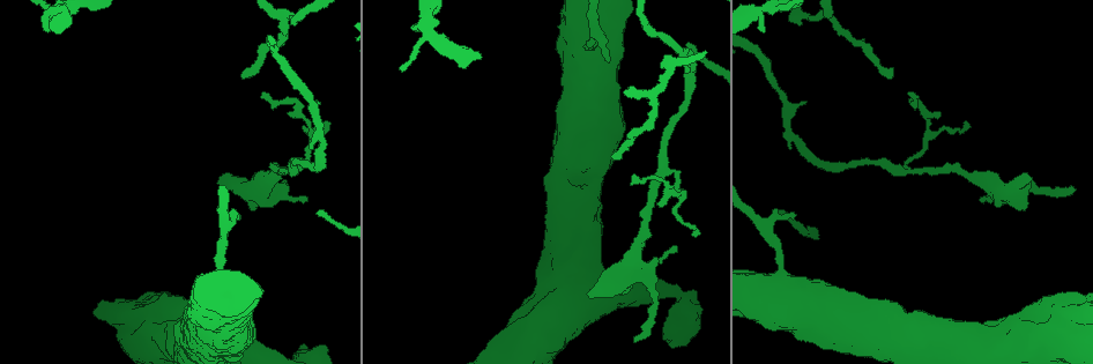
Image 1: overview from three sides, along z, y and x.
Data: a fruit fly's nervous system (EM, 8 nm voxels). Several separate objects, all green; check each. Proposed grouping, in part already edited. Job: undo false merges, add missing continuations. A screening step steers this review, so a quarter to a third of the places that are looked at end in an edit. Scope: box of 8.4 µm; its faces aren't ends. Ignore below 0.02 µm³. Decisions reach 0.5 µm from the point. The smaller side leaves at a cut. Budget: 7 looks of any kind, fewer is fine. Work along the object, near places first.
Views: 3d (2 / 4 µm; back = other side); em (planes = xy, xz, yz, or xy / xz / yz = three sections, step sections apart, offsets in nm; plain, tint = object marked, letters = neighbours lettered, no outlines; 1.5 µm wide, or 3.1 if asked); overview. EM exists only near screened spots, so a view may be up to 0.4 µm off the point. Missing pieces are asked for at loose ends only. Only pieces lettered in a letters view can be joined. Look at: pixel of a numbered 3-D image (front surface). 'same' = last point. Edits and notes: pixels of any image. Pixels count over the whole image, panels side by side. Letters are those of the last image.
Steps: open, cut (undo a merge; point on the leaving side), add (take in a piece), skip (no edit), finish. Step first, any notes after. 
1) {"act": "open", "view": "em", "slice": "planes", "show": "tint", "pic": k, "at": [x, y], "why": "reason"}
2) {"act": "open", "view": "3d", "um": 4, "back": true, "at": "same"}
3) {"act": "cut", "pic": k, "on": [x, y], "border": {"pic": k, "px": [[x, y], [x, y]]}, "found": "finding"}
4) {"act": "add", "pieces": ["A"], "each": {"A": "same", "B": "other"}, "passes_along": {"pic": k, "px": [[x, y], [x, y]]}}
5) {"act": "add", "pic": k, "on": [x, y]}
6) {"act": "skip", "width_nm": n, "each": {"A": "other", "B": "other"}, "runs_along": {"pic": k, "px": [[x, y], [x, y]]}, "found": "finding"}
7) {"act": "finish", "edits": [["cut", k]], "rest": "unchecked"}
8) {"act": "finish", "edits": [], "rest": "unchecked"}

{"act": "open", "view": "em", "slice": "yz", "step": 8, "show": "letters", "pic": 1, "at": [890, 77], "why": "branch stops here"}

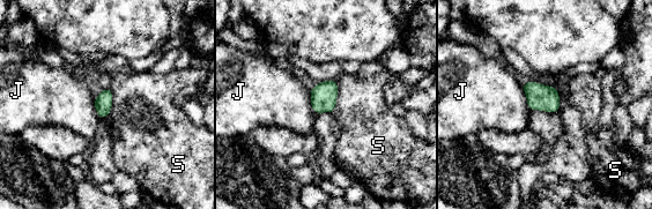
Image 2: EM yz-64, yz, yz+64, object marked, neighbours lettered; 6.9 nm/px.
{"act": "skip", "width_nm": 120, "each": {"J": "other", "S": "other"}, "border": {"pic": 2, "px": [[336, 81], [336, 103], [332, 112]]}, "found": "no lettered piece goes on from it"}

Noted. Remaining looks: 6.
{"act": "open", "view": "3d", "um": 2, "pic": 1, "at": [904, 169], "why": "arms part here"}

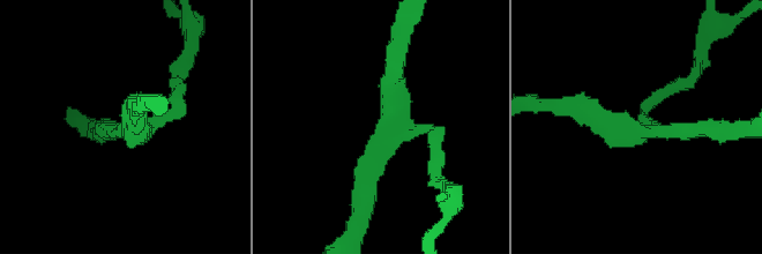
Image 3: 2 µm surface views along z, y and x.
{"act": "open", "view": "em", "slice": "yz", "step": 8, "show": "letters", "pic": 3, "at": [643, 125]}

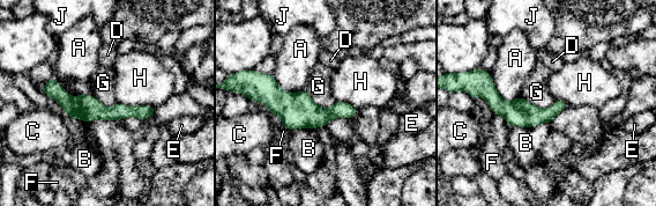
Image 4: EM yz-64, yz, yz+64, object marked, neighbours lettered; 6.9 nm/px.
{"act": "skip", "longest_contact_nm": ["B", 320], "each": {"A": "other", "B": "other", "C": "other", "D": "other", "E": "other", "F": "other", "G": "other", "H": "other", "J": "other"}, "border": {"pic": 4, "px": [[304, 89], [320, 107], [336, 101]]}, "found": "all the same neuron"}

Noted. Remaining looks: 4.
{"act": "open", "view": "em", "slice": "xy", "step": 8, "show": "tint", "pic": 1, "at": [763, 30], "why": "an open end"}

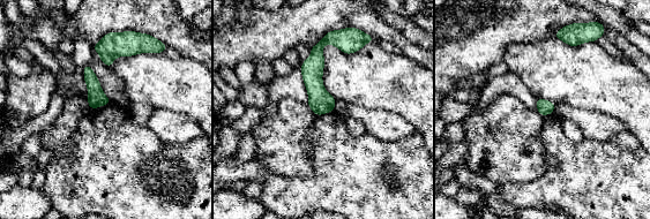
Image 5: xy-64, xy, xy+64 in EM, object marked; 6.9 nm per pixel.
{"act": "open", "view": "em", "slice": "xy", "step": 8, "show": "letters", "at": "same"}

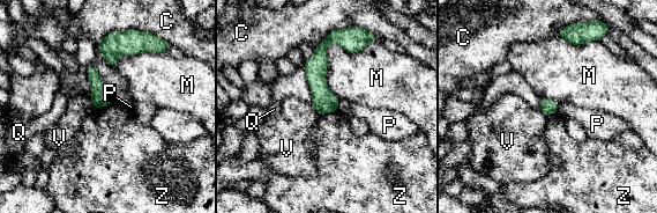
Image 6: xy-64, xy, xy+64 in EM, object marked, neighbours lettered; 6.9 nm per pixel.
{"act": "skip", "each": {"C": "other", "M": "other", "P": "other", "Q": "other", "V": "other", "Z": "other"}, "border": {"pic": 6, "px": [[114, 101], [94, 109]]}, "found": "none of them fits"}

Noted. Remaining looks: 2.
{"act": "finish", "edits": [], "rest": "unchecked"}

